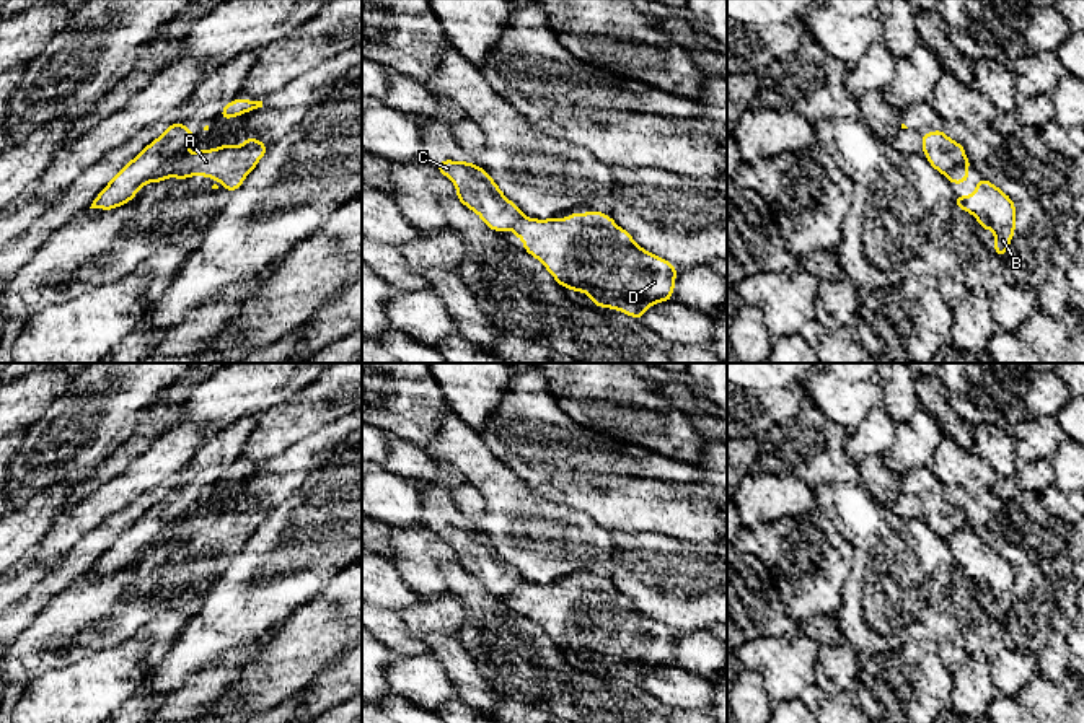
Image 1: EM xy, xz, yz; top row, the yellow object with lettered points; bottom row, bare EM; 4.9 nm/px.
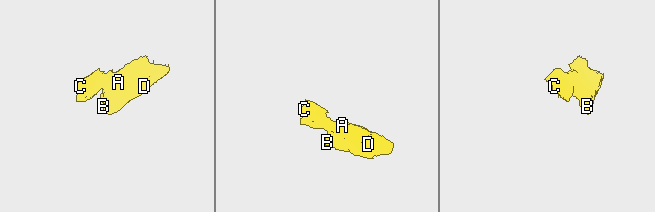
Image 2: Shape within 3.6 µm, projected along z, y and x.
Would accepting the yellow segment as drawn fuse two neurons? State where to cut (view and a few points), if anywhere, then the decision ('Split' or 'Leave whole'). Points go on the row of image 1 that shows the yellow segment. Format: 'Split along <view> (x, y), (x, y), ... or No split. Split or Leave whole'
Split along xy (186, 148), (171, 157), (149, 181). Split

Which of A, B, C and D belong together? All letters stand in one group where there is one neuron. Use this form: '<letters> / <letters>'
A B D / C

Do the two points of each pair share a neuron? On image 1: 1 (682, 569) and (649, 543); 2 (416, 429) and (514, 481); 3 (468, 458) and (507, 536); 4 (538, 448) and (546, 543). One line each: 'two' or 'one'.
1: one
2: two
3: one
4: two

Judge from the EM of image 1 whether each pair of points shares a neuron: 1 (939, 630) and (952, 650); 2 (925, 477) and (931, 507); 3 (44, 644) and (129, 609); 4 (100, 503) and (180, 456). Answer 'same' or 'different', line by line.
1: same
2: same
3: same
4: same

